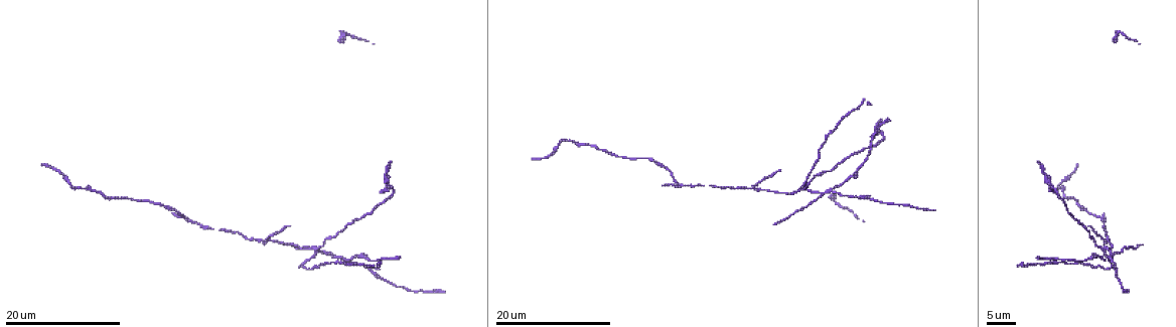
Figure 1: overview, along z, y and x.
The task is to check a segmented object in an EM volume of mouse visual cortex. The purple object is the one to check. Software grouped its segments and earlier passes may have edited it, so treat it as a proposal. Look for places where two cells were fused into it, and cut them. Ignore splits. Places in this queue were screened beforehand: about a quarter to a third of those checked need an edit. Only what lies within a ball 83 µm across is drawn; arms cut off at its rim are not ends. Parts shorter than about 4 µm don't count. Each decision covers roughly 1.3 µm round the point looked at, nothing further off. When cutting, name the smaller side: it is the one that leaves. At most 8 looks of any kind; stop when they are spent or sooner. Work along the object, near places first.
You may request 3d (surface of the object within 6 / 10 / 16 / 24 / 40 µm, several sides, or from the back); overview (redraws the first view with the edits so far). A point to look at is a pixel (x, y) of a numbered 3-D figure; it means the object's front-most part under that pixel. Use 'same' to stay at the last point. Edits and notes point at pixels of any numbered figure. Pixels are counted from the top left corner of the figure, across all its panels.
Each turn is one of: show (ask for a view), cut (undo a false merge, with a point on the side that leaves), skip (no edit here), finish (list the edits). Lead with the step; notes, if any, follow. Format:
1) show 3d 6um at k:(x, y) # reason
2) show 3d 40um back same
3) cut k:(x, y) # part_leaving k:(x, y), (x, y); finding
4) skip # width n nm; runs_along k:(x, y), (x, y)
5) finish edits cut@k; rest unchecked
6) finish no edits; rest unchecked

show 3d 24um at 1:(1109, 248) # four or more arms meet

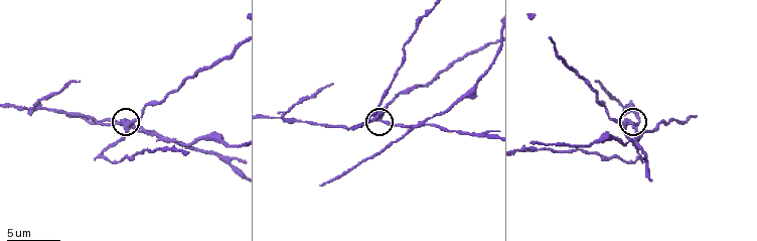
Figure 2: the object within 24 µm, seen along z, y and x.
show 3d 10um at 2:(381, 118)

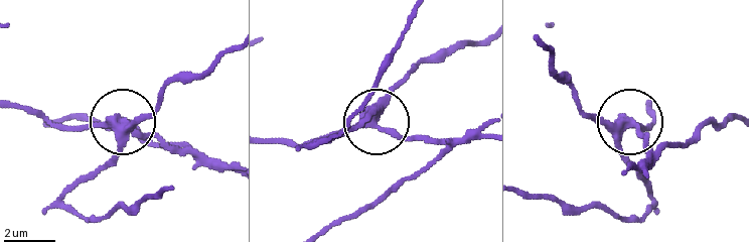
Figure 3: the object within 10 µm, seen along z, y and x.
cut 3:(145, 117) # part_leaving 3:(623, 124), (625, 154), (649, 200), (642, 217), (519, 191); two cells meet here

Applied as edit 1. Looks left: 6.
show overview

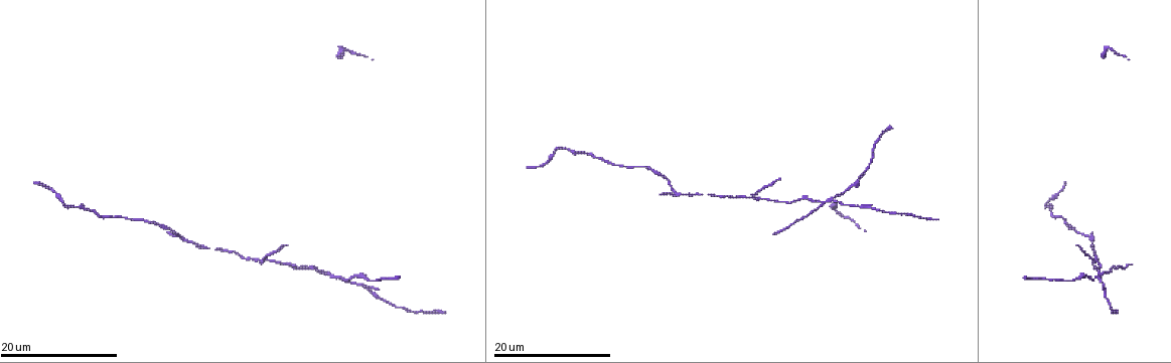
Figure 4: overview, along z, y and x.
show 3d 24um at 4:(371, 289) # three arms meet

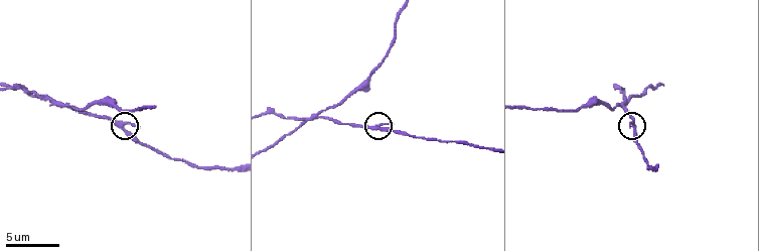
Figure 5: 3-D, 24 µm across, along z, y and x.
show 3d 6um at 5:(377, 126) # zoom in

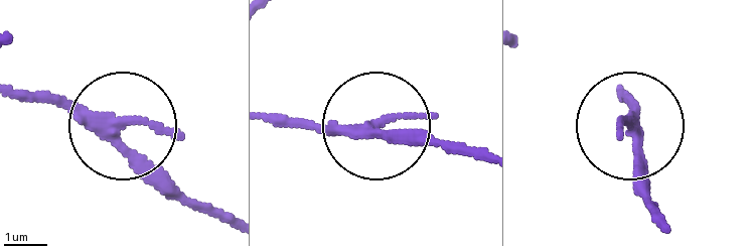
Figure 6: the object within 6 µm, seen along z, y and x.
skip # width 240 nm; runs_along 6:(13, 86), (110, 118), (193, 209); one cell here

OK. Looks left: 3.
show 3d 10um at 2:(283, 116) # three-way junction

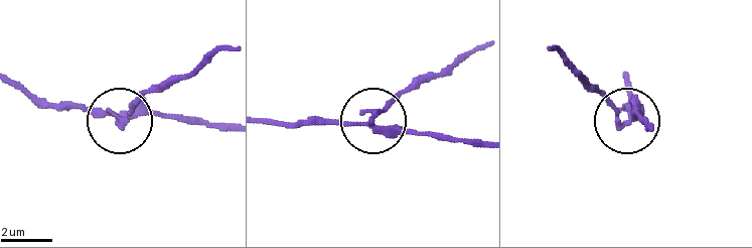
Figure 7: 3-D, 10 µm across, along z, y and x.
cut 7:(360, 111) # arms 3; part_leaving 7:(386, 129), (380, 114), (395, 99), (453, 71), (479, 49); a second cell is stuck on

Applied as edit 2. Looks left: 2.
finish edits cut@3, cut@7; rest unchecked

